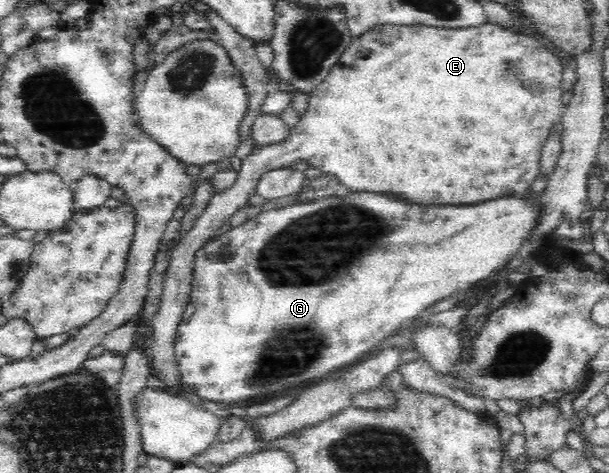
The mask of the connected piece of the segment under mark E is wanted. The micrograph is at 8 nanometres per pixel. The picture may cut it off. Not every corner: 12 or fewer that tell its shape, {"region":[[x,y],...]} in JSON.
{"region":[[375,24],[172,249],[173,395],[197,252],[268,172],[415,205],[522,199],[561,100],[543,40]]}

